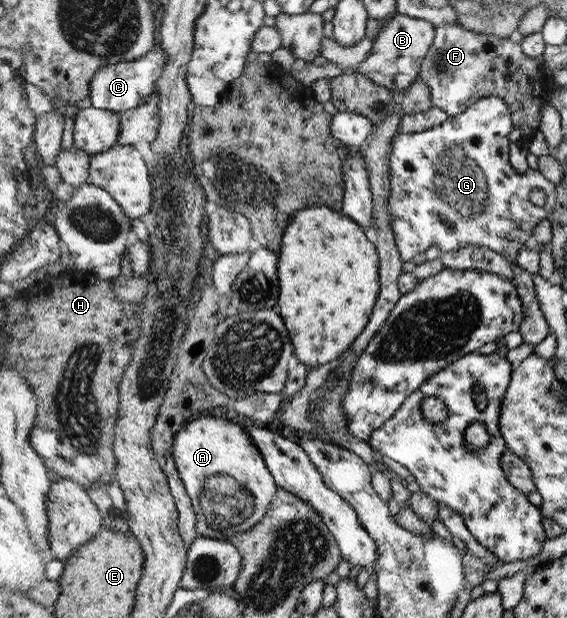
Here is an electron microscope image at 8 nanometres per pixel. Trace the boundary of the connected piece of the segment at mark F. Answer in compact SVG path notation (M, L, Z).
M439 25L436 28L436 37L433 41L433 45L429 48L429 53L424 57L424 66L421 69L421 73L419 74L424 82L431 90L432 90L432 101L434 108L439 108L441 111L445 111L450 117L460 115L464 113L469 106L477 101L485 99L490 96L499 97L503 102L507 103L507 105L511 108L512 120L515 122L513 124L513 130L511 134L512 143L526 143L527 144L535 138L535 135L540 132L541 125L541 107L543 107L543 103L547 101L547 99L551 99L551 91L547 89L547 81L539 81L539 79L545 79L545 75L543 75L543 69L541 69L541 60L542 57L529 57L523 50L523 47L513 41L509 40L509 38L500 38L493 34L480 34L474 32L473 30L465 29L464 26L461 25Z

